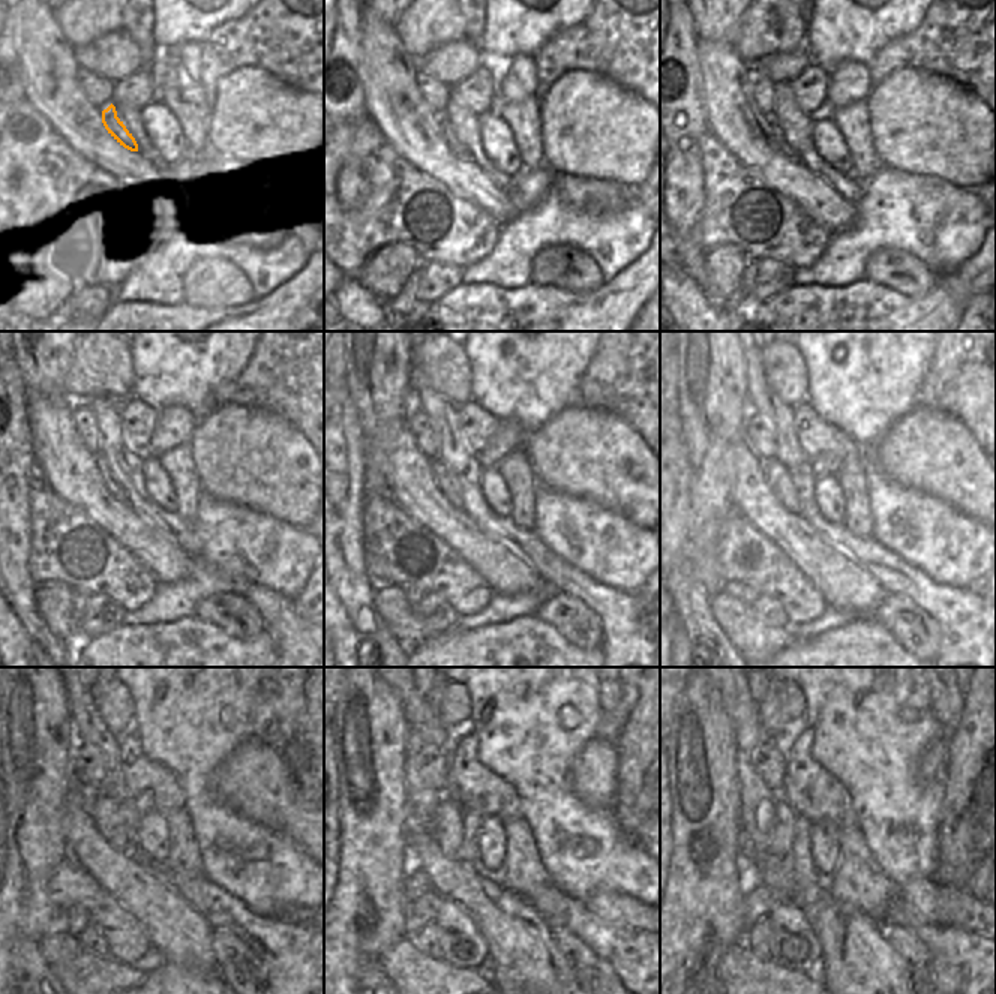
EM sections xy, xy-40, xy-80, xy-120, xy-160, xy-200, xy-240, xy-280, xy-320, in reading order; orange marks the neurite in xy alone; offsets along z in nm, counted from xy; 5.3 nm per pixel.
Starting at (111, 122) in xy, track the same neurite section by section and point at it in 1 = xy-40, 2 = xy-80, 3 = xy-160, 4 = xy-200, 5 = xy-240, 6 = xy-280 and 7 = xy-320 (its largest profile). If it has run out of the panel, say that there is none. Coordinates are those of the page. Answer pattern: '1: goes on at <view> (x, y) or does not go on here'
1: goes on at xy-40 (456, 147)
2: goes on at xy-80 (779, 135)
3: goes on at xy-160 (446, 482)
4: goes on at xy-200 (777, 477)
5: goes on at xy-240 (107, 817)
6: goes on at xy-280 (449, 816)
7: goes on at xy-320 (783, 834)

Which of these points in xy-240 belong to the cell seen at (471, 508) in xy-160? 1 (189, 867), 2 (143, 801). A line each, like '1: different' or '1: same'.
1: different
2: different

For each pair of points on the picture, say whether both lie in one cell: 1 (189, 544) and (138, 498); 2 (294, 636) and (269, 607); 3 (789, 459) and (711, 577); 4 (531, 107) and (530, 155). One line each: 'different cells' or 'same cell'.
1: same cell
2: same cell
3: different cells
4: same cell

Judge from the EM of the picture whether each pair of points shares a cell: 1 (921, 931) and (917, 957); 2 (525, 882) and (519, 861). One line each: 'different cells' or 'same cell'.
1: different cells
2: same cell

